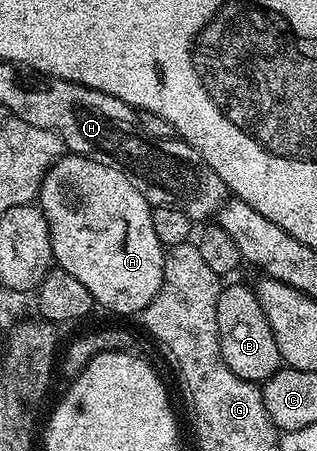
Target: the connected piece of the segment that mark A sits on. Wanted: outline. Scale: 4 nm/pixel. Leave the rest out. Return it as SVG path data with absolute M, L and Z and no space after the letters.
M65 154L52 165L52 169L44 176L38 197L38 207L44 211L44 217L50 226L52 259L58 267L70 274L74 274L74 278L78 278L78 282L82 282L82 286L86 286L86 290L90 290L93 301L99 307L101 304L102 307L109 308L110 311L117 312L120 316L133 315L132 317L135 317L143 312L146 305L154 299L162 286L166 248L165 245L158 242L158 234L154 234L154 222L152 221L153 205L149 204L146 198L142 198L142 194L138 194L138 190L130 183L130 178L126 178L126 174L122 174L122 170L114 170L114 166L102 166L102 162L94 162L88 156Z

